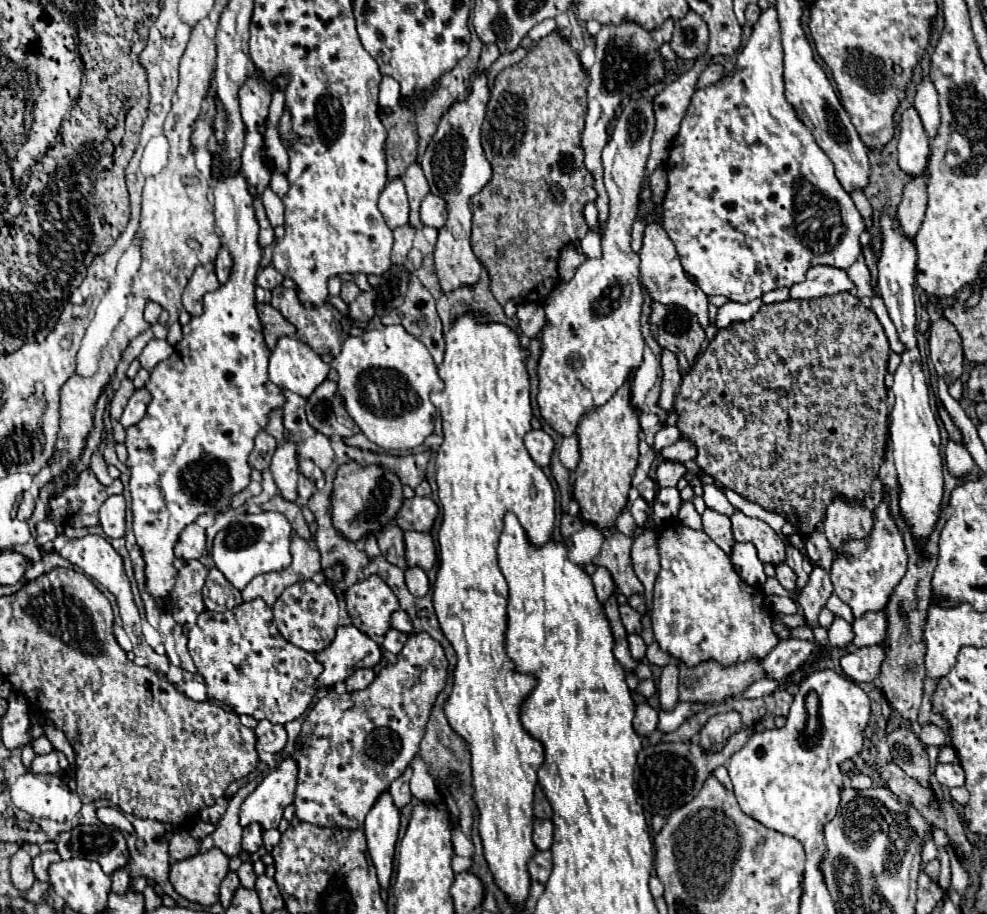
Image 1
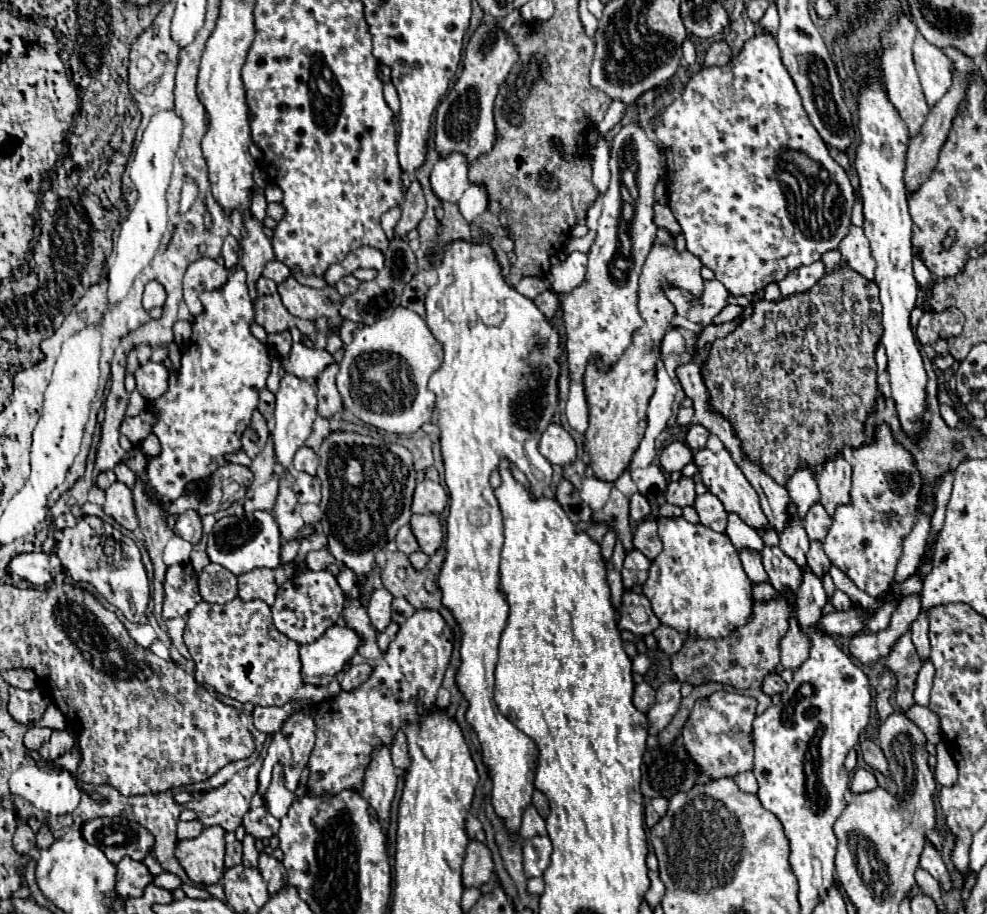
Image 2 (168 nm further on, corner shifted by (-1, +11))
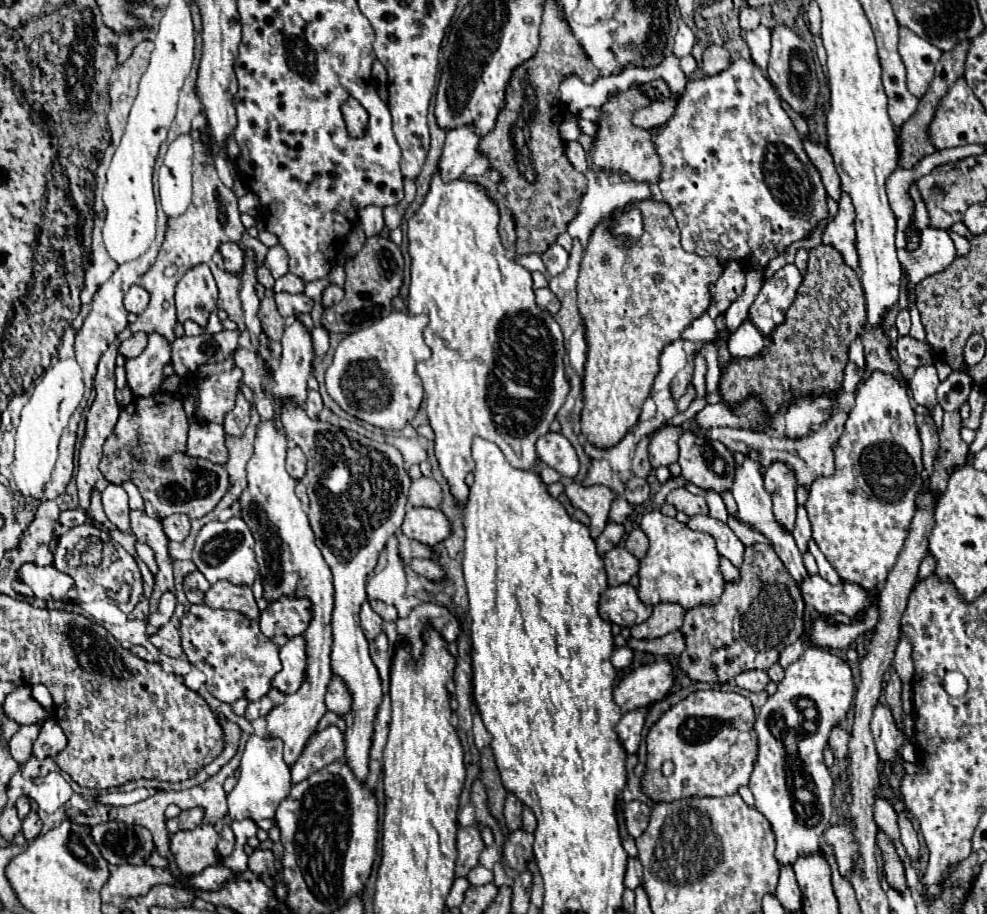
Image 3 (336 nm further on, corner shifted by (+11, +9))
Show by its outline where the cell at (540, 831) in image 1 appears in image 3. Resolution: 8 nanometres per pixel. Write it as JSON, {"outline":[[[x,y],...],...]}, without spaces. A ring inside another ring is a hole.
{"outline":[[[508,792],[506,806],[504,806],[504,818],[506,818],[506,826],[510,830],[518,830],[522,826],[522,806],[524,804],[512,792]]]}

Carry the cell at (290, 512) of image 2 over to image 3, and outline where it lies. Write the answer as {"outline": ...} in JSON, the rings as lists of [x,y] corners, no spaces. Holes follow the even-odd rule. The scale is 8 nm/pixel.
{"outline":[[[262,420],[254,440],[254,456],[246,466],[248,486],[240,494],[240,518],[250,526],[250,532],[256,540],[256,558],[258,570],[264,586],[264,600],[276,602],[284,596],[292,598],[308,598],[312,604],[312,620],[304,632],[306,640],[306,658],[308,668],[302,686],[298,692],[288,694],[286,700],[270,710],[266,716],[268,736],[278,736],[284,742],[284,760],[286,764],[294,764],[300,756],[306,738],[316,730],[320,718],[326,714],[324,694],[326,686],[332,678],[330,670],[330,646],[332,646],[332,632],[330,632],[330,616],[334,608],[334,586],[332,574],[326,566],[316,540],[310,528],[306,510],[300,498],[294,494],[296,480],[288,476],[284,462],[286,462],[286,434],[274,424],[274,420]]]}

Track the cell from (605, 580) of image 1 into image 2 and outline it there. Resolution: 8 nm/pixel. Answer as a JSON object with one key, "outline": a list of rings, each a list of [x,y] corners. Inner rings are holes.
{"outline":[[[608,532],[608,534],[604,536],[602,544],[600,544],[600,548],[602,548],[602,558],[604,558],[606,562],[608,562],[610,556],[612,556],[612,548],[614,548],[614,544],[616,544],[616,536],[614,536],[614,532]]]}

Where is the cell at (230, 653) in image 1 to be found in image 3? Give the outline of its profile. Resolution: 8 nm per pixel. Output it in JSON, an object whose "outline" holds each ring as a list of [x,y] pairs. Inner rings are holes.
{"outline":[[[194,604],[190,614],[182,616],[182,648],[192,666],[206,674],[206,688],[220,702],[232,704],[238,698],[260,700],[272,688],[272,678],[280,670],[278,646],[260,630],[258,620],[248,620],[234,610],[208,608]]]}

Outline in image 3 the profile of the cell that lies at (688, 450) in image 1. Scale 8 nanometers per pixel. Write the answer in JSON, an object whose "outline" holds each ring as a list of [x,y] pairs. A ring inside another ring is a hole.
{"outline":[[[834,412],[826,424],[818,426],[816,430],[812,430],[808,436],[804,438],[788,438],[788,436],[770,436],[766,432],[754,432],[754,430],[744,430],[744,428],[712,428],[706,432],[708,438],[722,442],[726,448],[730,448],[732,452],[742,452],[758,462],[764,464],[764,468],[768,468],[772,462],[782,460],[786,462],[794,474],[800,486],[810,488],[810,484],[820,478],[820,476],[830,476],[834,474],[834,446],[838,442],[838,438],[842,436],[844,430],[844,422],[846,422],[848,414],[846,412]]]}

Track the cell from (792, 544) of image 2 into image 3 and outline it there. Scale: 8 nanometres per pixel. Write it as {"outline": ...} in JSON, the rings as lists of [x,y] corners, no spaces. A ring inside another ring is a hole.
{"outline":[[[774,462],[764,476],[764,486],[774,502],[774,516],[786,528],[794,528],[796,518],[796,476],[792,468],[784,462]]]}

